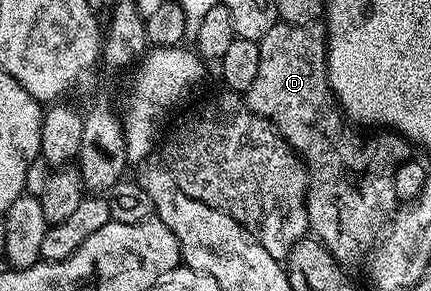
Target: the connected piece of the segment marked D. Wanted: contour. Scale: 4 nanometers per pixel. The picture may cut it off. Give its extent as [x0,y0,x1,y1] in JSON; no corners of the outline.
[243,23,415,263]

